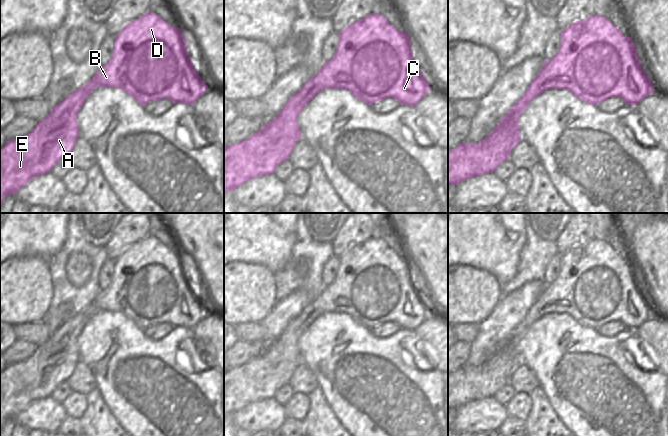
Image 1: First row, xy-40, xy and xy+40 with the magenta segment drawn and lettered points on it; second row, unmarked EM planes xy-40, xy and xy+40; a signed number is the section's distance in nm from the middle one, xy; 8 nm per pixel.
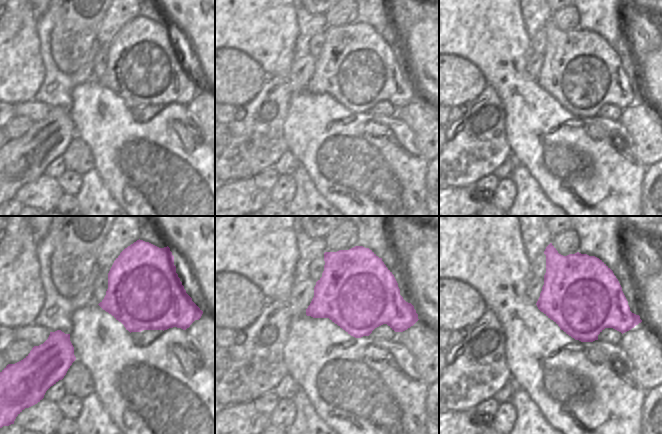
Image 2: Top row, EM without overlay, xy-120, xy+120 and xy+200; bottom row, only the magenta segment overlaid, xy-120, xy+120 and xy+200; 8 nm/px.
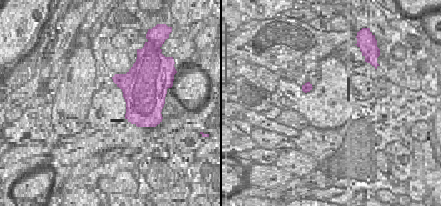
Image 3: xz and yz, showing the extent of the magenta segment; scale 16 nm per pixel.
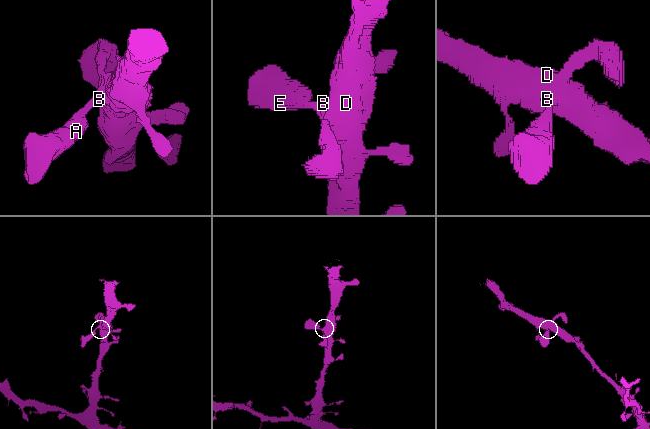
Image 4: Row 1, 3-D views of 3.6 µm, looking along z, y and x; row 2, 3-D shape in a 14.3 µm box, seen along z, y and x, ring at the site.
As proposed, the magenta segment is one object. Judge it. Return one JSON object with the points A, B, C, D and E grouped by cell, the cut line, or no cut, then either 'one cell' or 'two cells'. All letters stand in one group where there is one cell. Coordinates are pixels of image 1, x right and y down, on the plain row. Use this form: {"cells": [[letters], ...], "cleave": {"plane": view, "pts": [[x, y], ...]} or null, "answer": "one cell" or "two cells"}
{"cells": [["A", "B", "C", "D", "E"]], "cleave": null, "answer": "one cell"}

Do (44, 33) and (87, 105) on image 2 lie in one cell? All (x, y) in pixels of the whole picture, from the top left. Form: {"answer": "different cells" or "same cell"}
{"answer": "different cells"}

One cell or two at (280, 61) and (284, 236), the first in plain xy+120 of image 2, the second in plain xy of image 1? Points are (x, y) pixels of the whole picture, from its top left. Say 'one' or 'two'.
one

